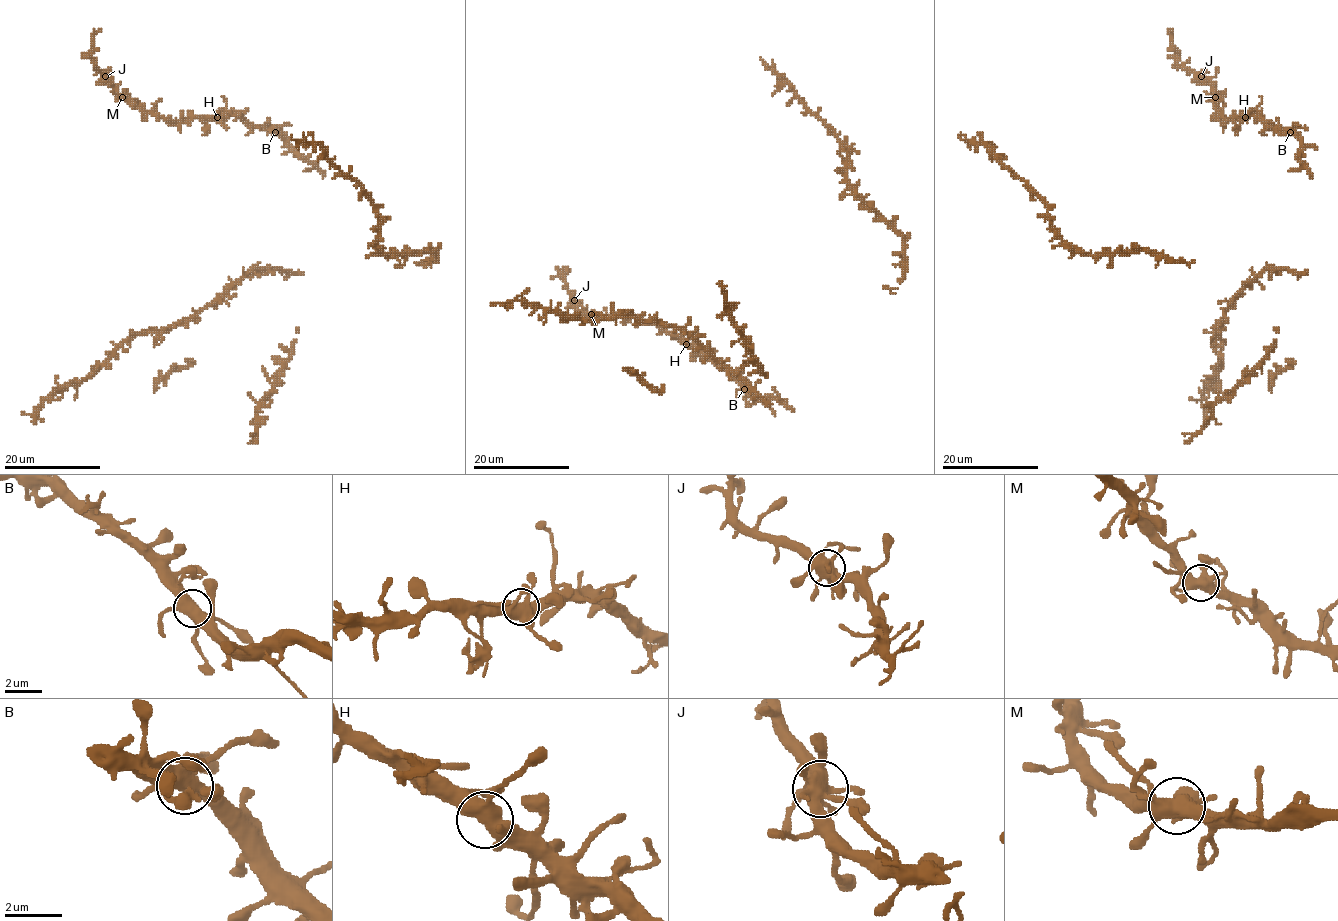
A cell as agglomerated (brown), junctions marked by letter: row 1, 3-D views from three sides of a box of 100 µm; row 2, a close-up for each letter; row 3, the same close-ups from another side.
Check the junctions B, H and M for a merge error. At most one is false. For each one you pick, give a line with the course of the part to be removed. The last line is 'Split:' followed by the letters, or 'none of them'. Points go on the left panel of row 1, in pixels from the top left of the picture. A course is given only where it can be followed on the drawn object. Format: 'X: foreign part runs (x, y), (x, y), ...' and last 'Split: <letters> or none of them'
Split: none of them

